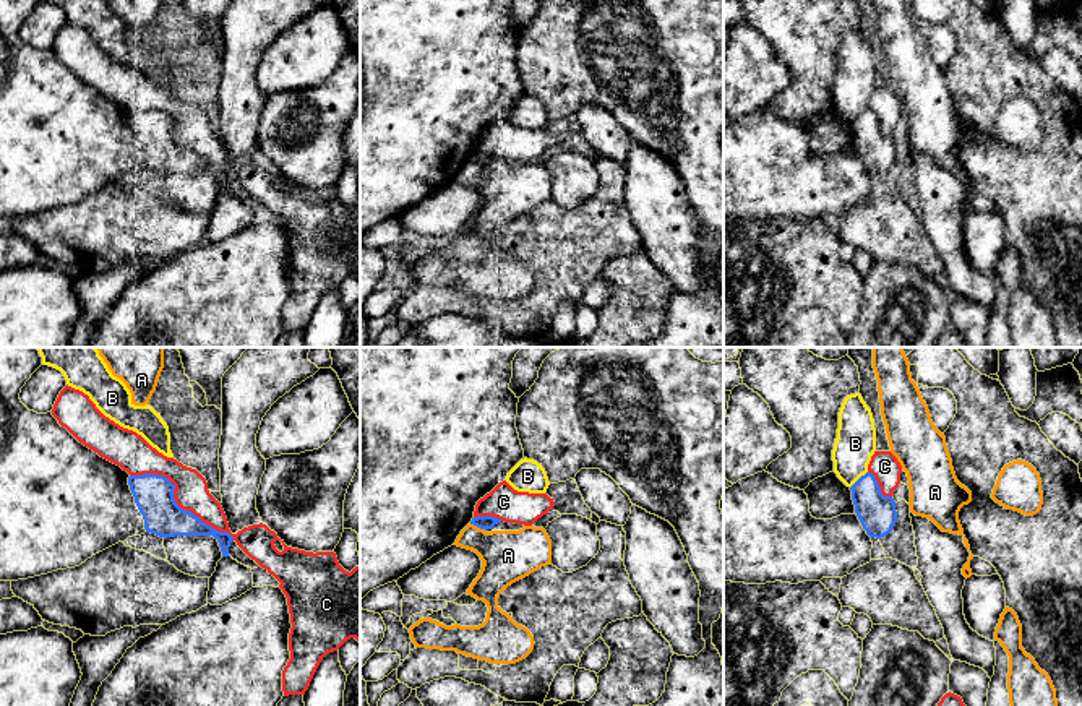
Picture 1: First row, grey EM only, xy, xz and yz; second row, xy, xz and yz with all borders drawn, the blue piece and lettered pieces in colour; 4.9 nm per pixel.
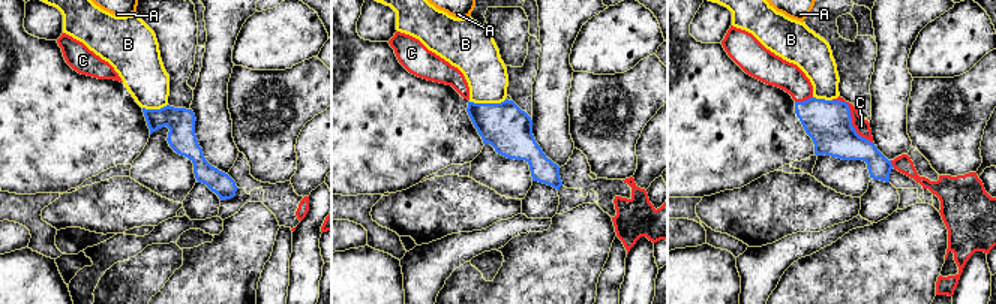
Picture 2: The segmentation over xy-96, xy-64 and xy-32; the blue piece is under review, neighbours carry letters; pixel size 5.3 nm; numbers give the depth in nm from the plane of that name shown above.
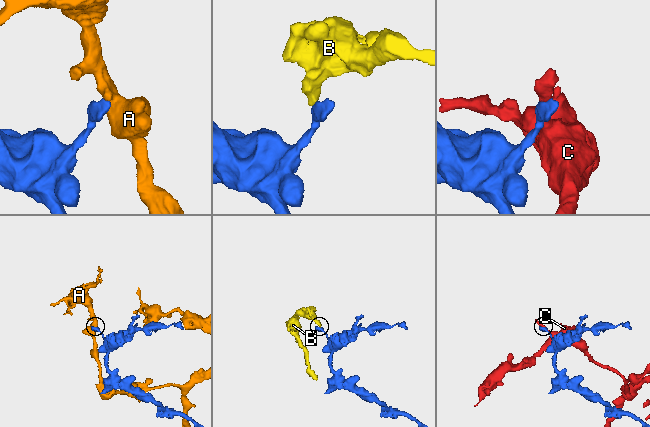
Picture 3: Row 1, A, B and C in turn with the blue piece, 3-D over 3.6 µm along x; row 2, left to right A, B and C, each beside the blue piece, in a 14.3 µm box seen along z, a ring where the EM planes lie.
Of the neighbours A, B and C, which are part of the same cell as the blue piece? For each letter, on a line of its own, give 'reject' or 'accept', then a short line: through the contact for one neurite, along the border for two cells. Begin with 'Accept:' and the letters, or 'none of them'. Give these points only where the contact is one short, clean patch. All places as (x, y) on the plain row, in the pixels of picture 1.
Accept: none of them
A: reject
B: reject; line yz (867, 107), (850, 124)
C: reject

